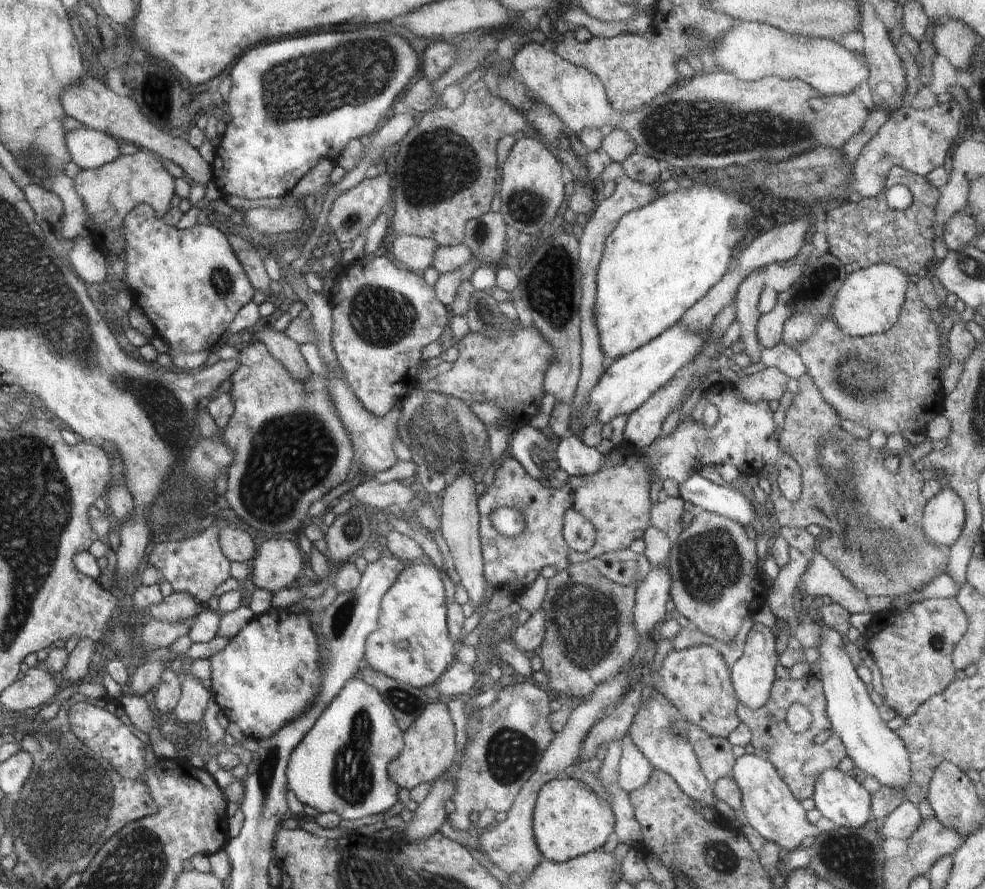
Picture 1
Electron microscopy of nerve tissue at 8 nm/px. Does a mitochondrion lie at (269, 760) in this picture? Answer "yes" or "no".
yes

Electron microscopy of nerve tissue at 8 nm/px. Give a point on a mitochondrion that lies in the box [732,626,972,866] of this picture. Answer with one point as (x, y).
(937, 641)

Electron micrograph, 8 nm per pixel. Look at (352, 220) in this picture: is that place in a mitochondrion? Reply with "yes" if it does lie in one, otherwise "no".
yes

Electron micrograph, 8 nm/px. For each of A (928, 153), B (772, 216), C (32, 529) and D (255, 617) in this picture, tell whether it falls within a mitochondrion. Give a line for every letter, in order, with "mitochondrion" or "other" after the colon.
A: other
B: other
C: mitochondrion
D: other

